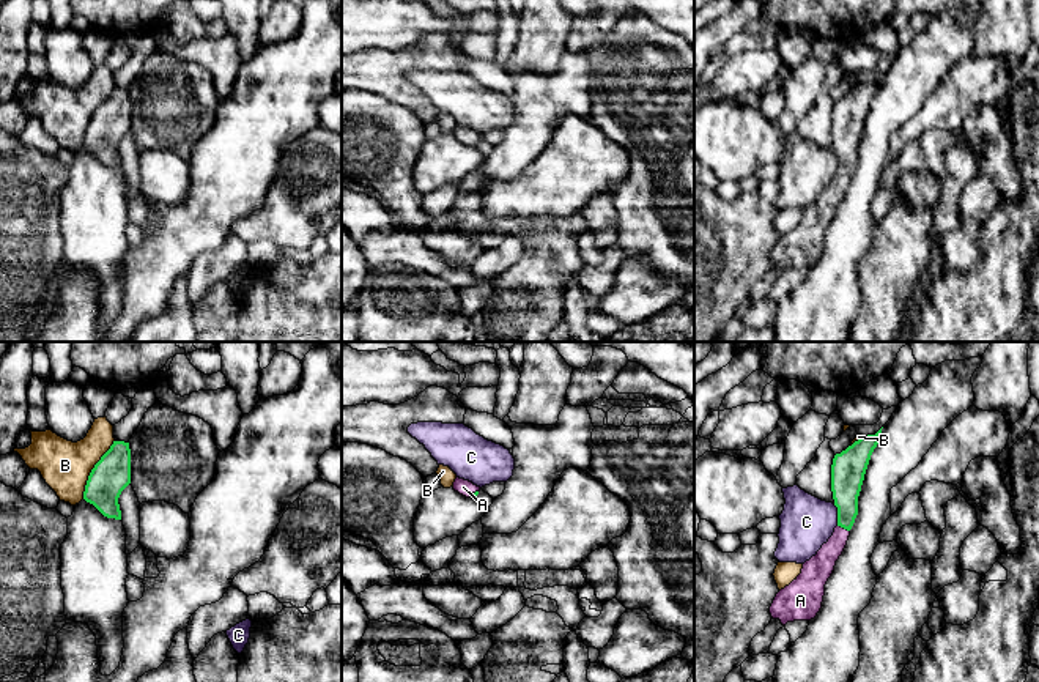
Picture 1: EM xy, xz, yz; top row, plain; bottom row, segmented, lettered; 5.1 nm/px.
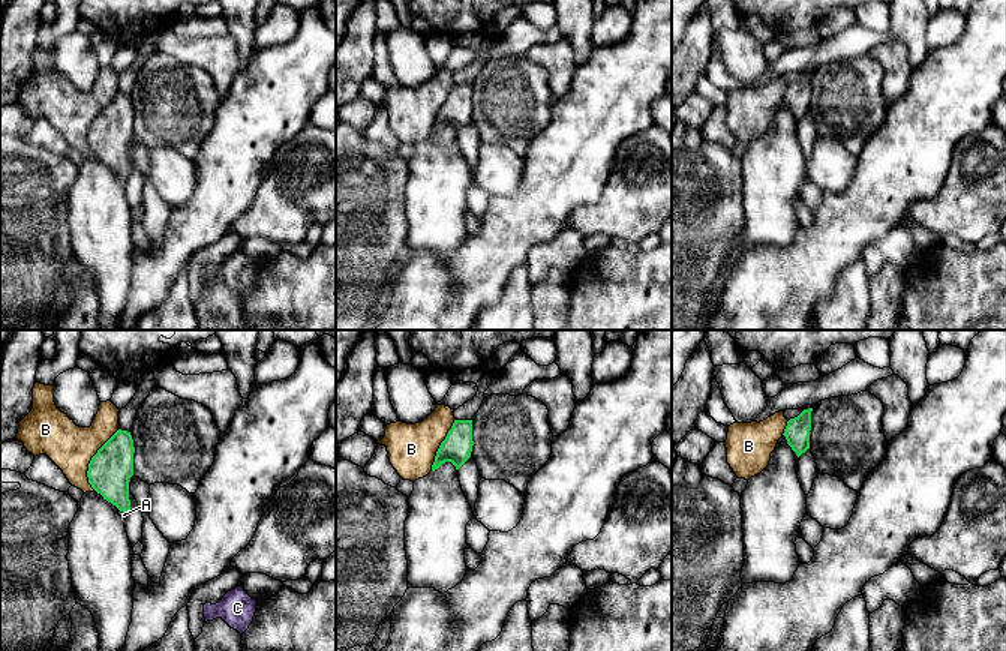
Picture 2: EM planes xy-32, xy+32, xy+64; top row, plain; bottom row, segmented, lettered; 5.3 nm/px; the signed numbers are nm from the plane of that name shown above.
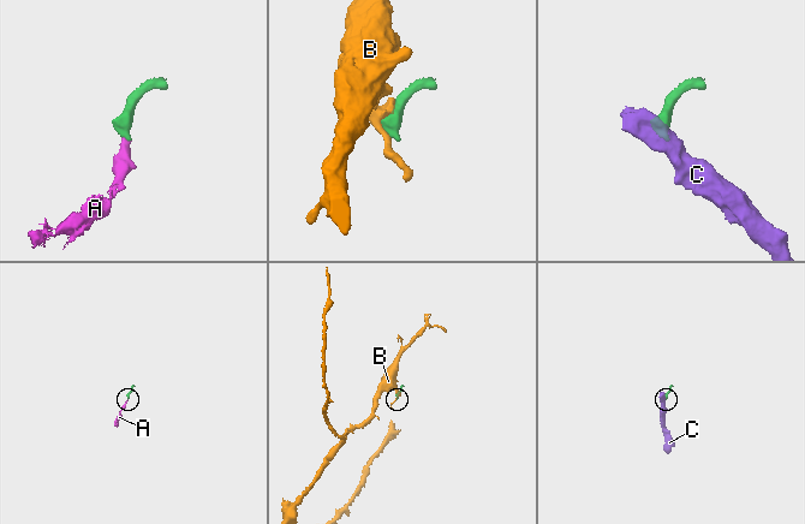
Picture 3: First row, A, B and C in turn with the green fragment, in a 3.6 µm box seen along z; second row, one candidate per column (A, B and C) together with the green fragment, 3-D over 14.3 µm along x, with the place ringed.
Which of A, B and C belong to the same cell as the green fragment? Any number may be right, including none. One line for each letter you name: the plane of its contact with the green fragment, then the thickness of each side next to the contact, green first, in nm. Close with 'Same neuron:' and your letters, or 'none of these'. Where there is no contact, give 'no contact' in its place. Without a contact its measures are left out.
A: yz | 160/140 nm
Same neuron: A

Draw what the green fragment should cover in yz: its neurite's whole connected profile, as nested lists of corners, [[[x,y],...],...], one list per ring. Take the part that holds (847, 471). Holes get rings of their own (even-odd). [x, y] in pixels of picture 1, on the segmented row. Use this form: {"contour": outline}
{"contour": [[[882,428],[875,435],[861,436],[845,450],[834,455],[831,491],[837,507],[837,526],[817,554],[803,564],[801,573],[776,594],[770,614],[773,619],[779,619],[782,625],[793,621],[811,621],[820,611],[825,584],[847,545],[850,529],[858,515],[858,496],[880,435]]]}

